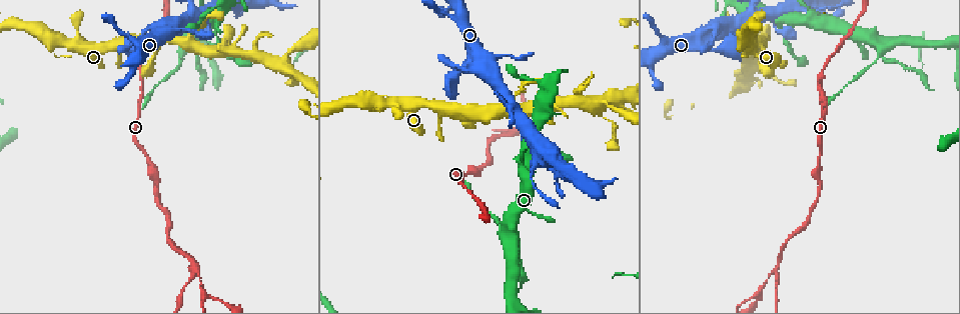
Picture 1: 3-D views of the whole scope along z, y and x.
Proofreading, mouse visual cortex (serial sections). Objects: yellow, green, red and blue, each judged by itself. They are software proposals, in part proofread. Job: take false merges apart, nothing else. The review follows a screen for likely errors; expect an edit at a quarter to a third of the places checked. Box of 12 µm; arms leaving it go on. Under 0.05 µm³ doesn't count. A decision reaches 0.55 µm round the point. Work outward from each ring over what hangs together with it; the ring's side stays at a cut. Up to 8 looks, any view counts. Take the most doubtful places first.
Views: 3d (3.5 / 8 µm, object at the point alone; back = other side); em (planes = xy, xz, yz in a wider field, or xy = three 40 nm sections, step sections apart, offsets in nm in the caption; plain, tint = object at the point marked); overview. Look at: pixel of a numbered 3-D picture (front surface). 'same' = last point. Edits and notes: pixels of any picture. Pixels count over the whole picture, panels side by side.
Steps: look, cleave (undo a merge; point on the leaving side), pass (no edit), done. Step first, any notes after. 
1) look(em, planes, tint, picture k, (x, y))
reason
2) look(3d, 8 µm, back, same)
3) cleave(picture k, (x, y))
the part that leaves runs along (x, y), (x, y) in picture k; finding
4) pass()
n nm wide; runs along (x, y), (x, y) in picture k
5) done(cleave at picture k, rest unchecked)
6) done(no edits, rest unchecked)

look(em, xy, step 3, tint, picture 1, (760, 290))

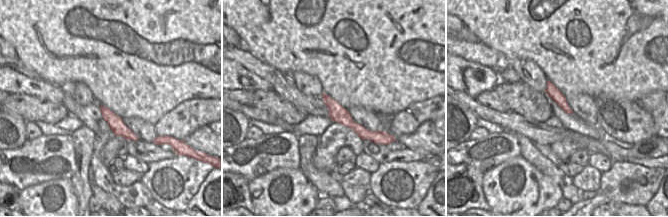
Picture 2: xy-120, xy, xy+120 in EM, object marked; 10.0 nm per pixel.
look(3d, 3.5 µm, same)
wider look

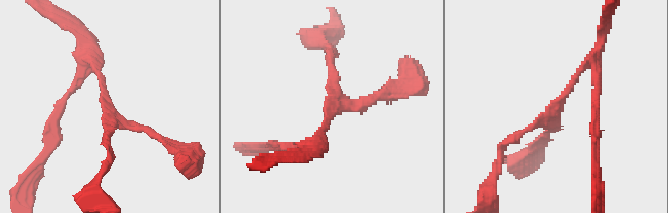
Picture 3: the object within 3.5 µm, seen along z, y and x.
pass()
arms of 100, 150, 150 nm; runs along (89, 57), (105, 106), (163, 140) in picture 3; continuous, no second cell

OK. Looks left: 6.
look(3d, 3.5 µm, back, picture 1, (874, 43))
sharp bend

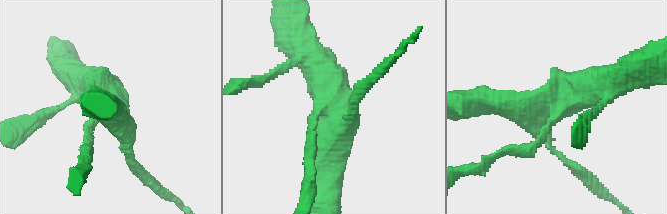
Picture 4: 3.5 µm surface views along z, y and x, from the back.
look(em, xy, step 1, tint, picture 4, (554, 108))
now the EM

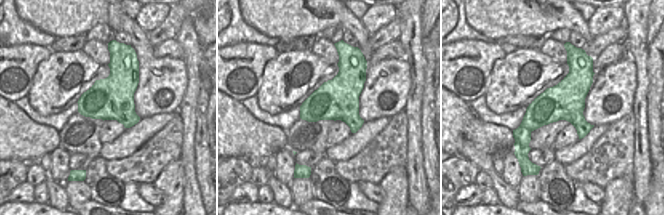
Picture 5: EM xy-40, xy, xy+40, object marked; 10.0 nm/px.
cleave(picture 4, (526, 152))
a second cell is stuck on

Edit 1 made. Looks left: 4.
look(3d, 3.5 µm, picture 1, (208, 29))
thick turns thin

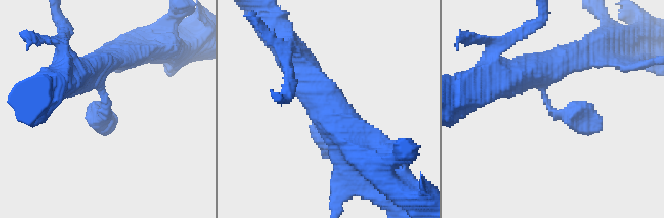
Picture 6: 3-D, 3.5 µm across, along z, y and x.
look(em, planes, tint, picture 6, (560, 114))

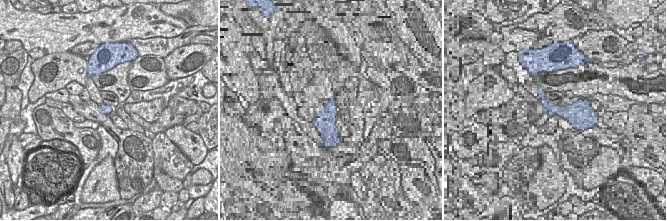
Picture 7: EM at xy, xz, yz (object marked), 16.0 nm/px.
pass()
runs along (524, 74), (534, 71), (552, 111), (601, 129) in picture 6; one cell here

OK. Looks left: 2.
done(cleave at picture 4, rest unchecked)

